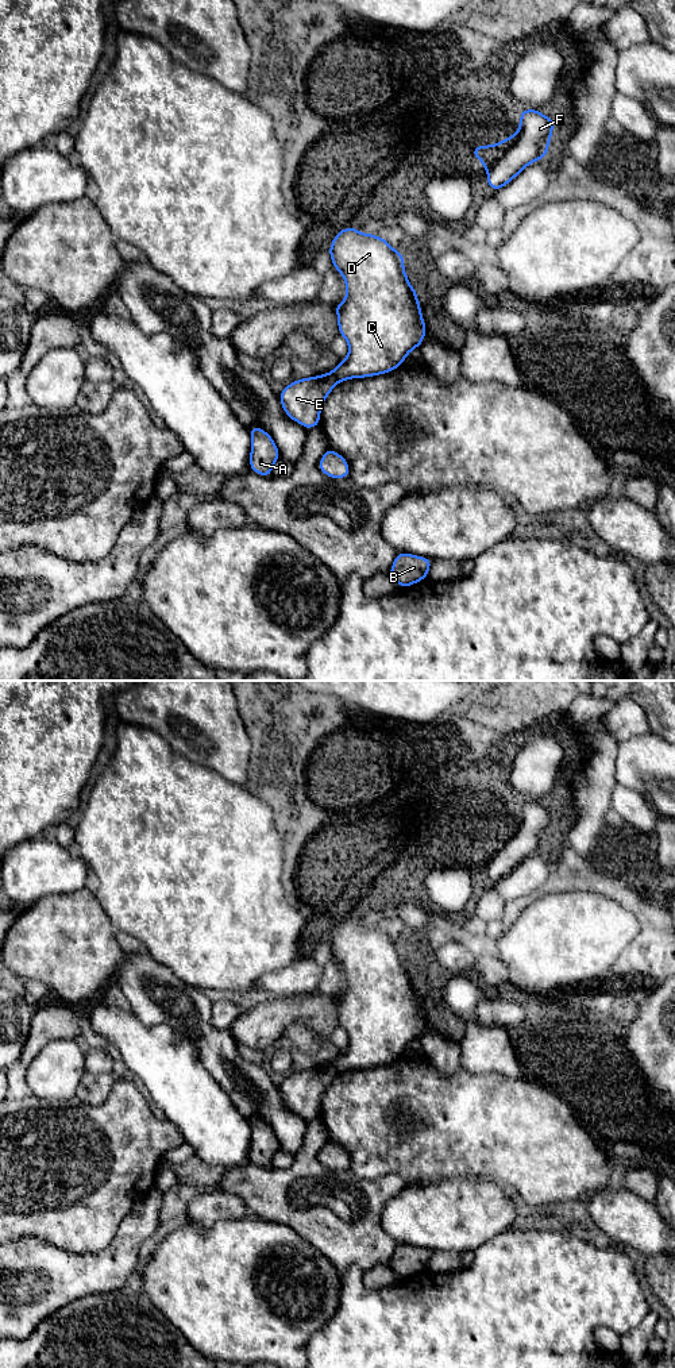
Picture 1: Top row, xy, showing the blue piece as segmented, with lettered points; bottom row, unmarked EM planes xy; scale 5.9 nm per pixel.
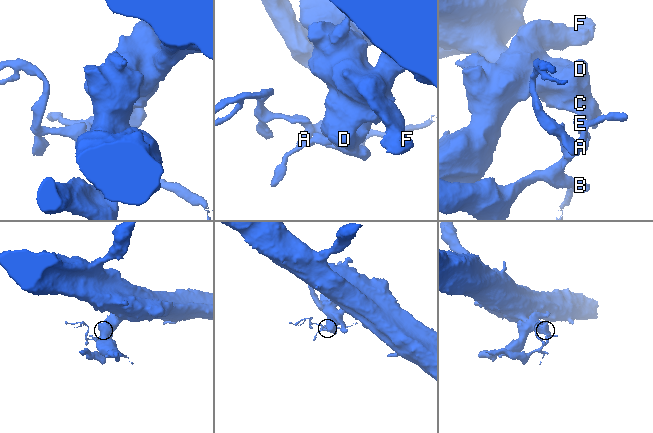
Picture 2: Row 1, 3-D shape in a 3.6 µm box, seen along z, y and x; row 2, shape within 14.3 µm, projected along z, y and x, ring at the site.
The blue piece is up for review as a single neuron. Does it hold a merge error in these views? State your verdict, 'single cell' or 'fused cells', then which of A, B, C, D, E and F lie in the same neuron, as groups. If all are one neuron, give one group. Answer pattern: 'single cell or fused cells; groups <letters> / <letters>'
fused cells; groups A B E / C D F

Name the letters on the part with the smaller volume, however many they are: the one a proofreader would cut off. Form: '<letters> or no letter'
A, B, E

